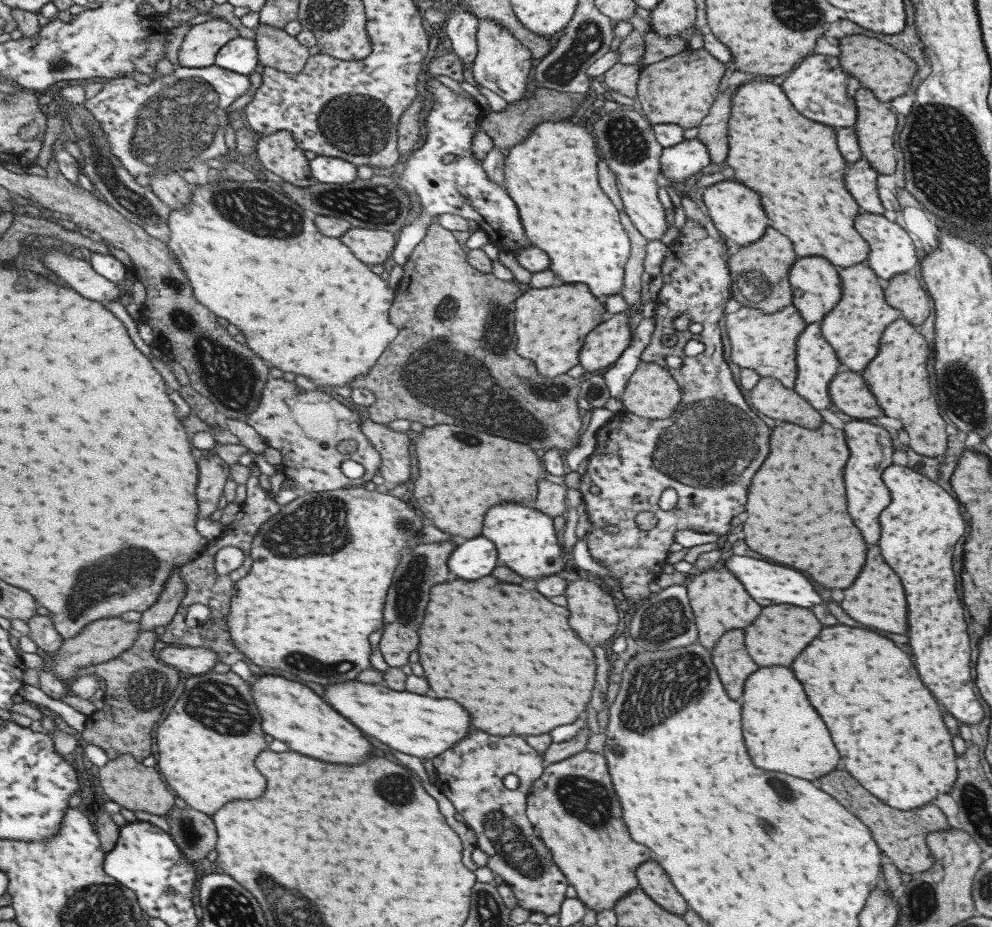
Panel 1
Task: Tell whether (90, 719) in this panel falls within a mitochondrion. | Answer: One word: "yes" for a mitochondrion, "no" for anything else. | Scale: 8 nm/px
no

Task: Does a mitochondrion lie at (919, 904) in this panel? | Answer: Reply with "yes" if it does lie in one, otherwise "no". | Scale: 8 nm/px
yes

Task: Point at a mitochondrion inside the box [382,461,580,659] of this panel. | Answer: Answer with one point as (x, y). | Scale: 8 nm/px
(408, 592)

